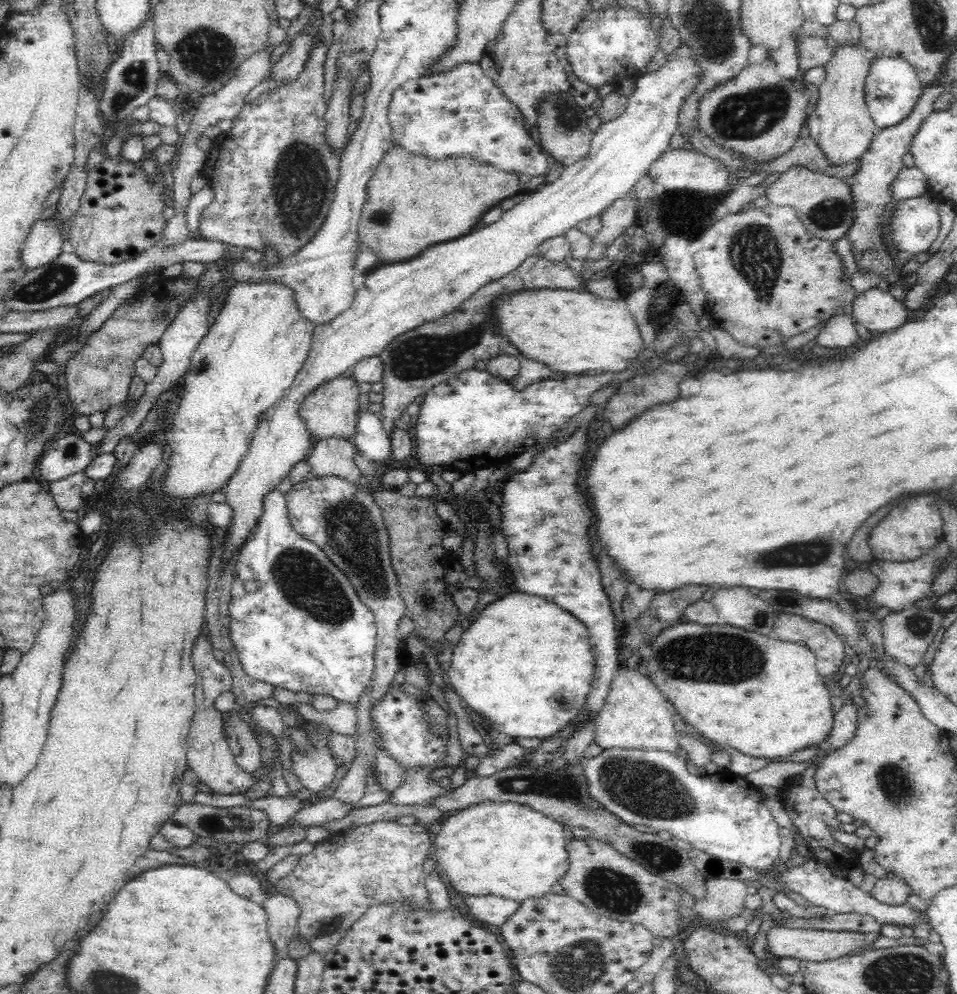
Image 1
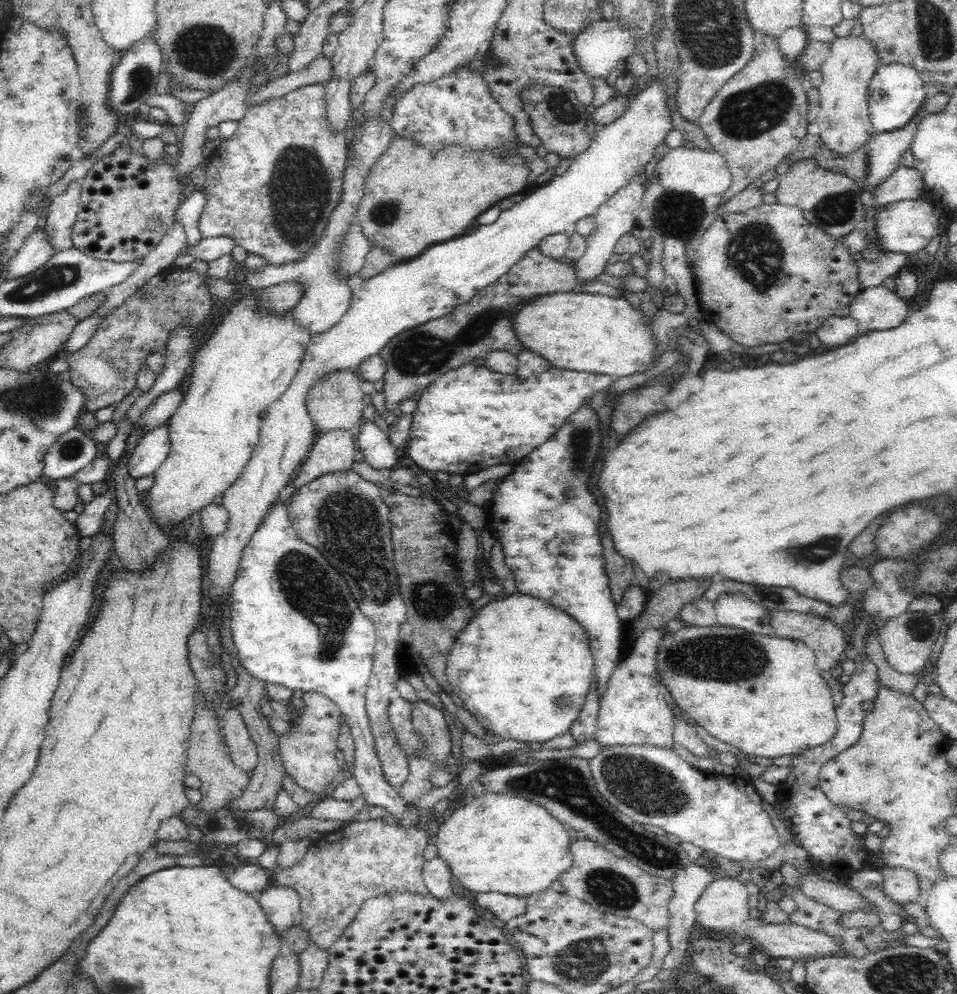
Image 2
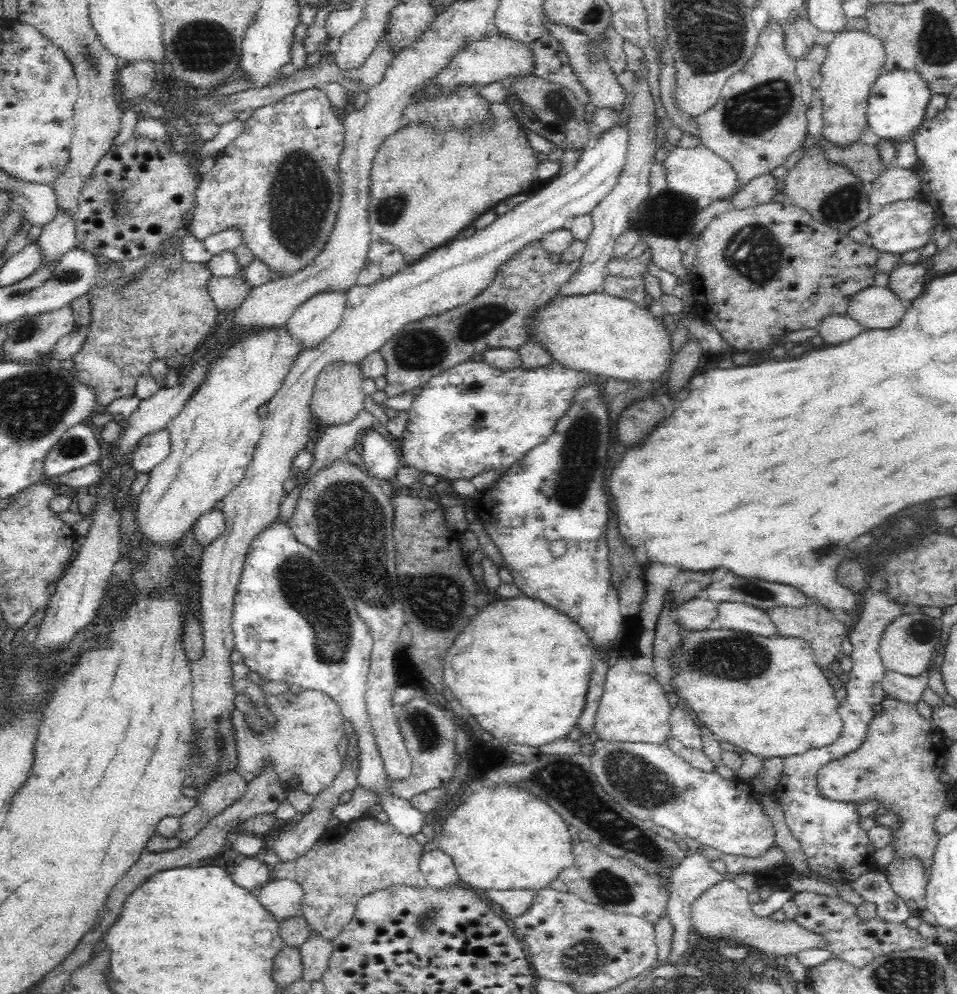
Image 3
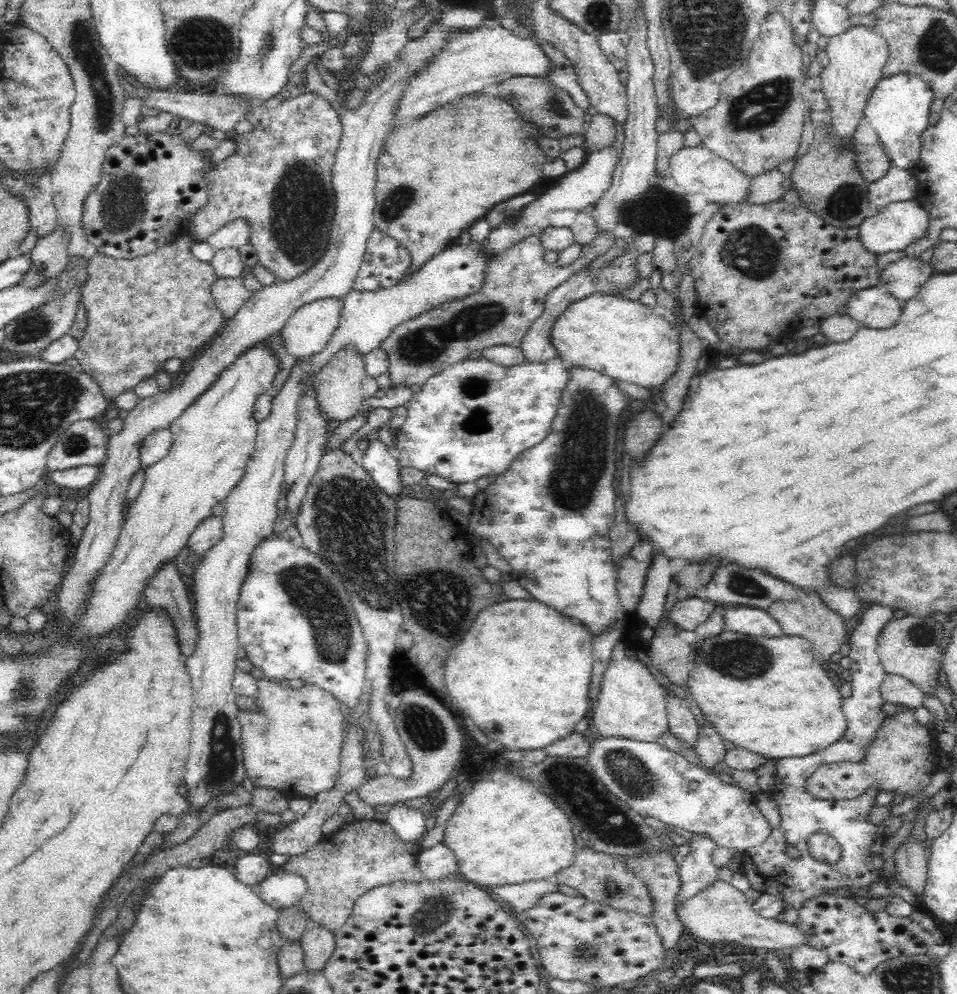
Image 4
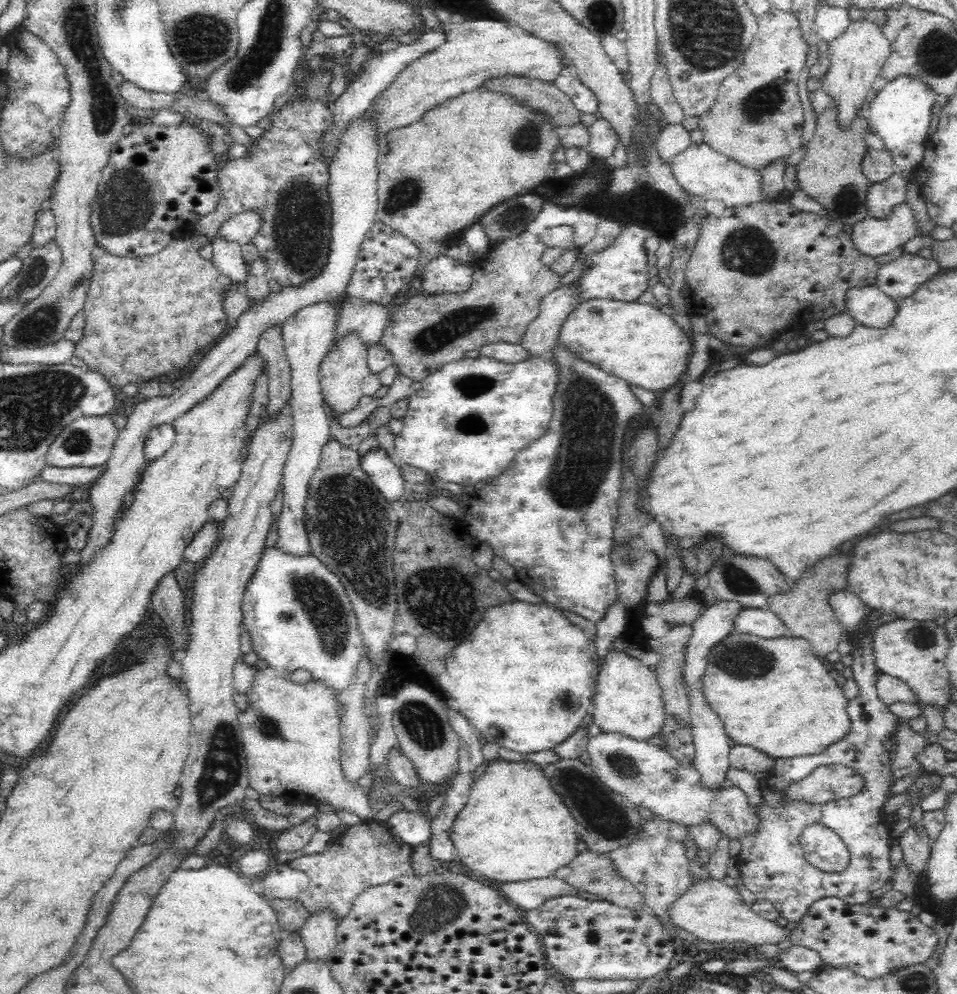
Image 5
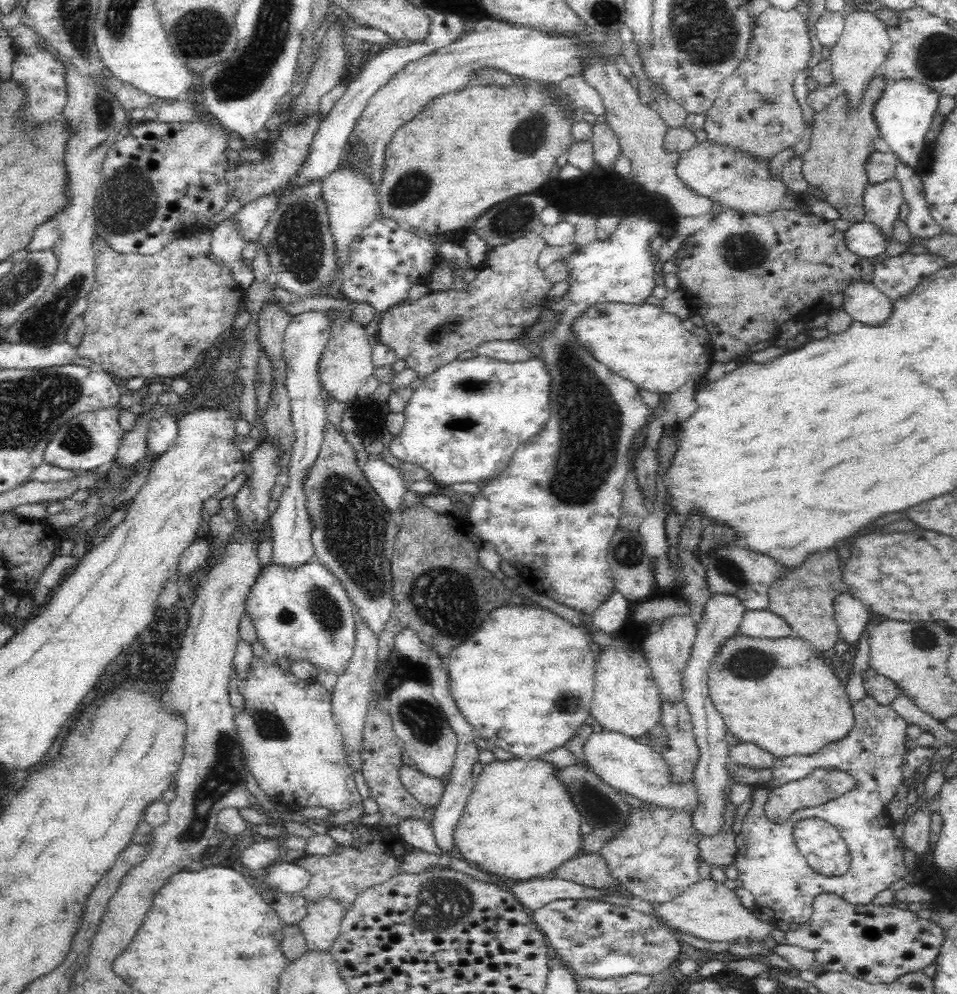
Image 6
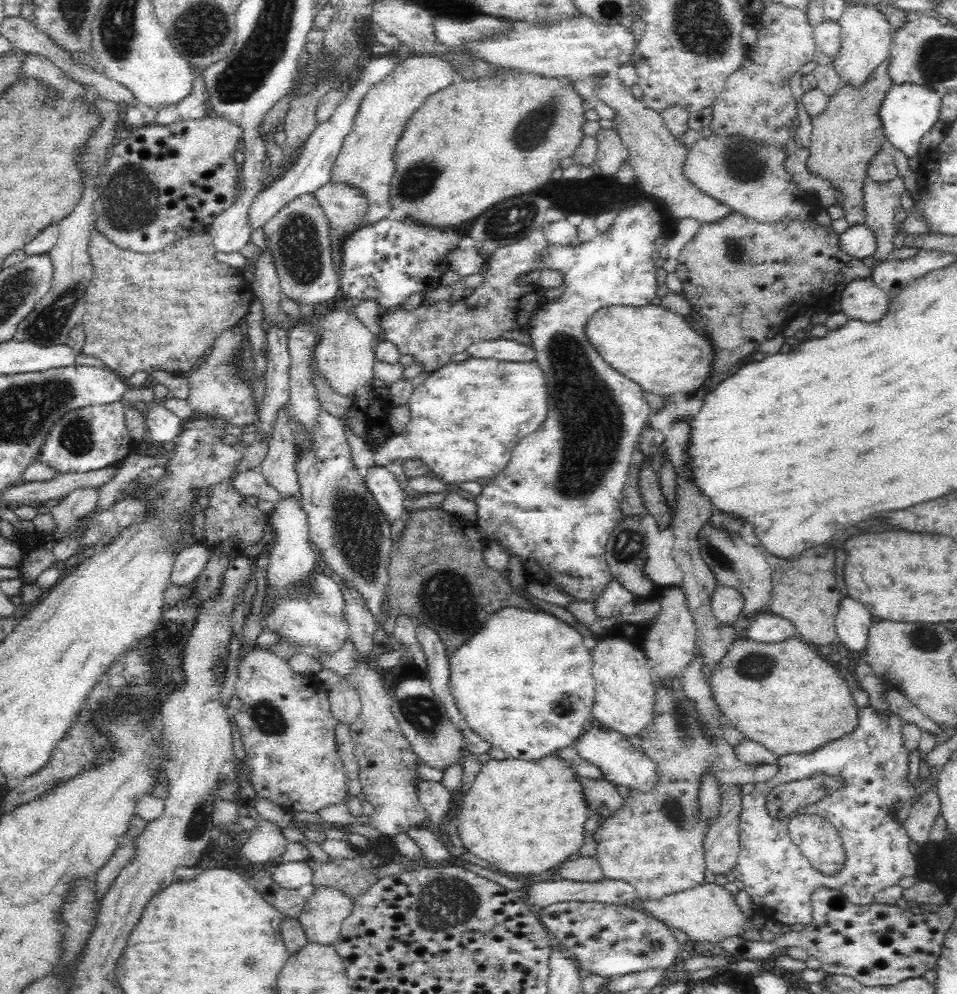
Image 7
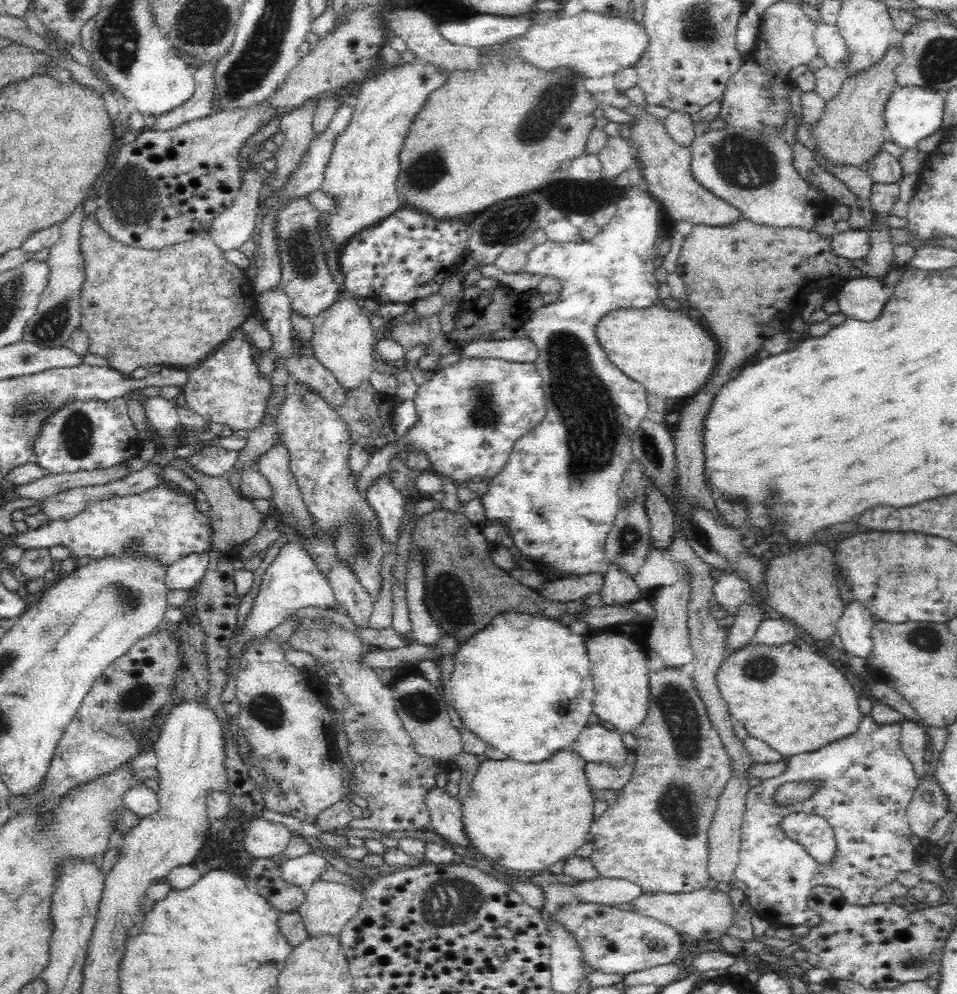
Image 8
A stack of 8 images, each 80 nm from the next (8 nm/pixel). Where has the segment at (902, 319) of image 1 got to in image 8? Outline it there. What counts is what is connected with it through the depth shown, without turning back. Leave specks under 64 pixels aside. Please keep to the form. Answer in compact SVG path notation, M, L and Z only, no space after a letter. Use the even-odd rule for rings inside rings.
M864 277L846 280L834 296L840 306L840 313L862 322L880 316L889 297L889 290L880 281Z

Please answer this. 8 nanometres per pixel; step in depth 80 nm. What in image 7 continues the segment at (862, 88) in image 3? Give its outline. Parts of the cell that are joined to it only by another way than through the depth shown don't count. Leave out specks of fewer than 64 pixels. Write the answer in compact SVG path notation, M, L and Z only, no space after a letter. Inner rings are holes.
M854 1L844 7L838 23L841 26L840 56L832 61L836 74L842 82L856 87L890 55L895 28L888 22L886 15L876 5L866 5Z

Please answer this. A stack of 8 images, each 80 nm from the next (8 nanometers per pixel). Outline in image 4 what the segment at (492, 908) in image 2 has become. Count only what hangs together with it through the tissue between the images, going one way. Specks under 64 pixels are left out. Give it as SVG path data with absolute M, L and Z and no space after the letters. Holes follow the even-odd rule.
M554 879L524 881L520 884L503 884L493 886L492 894L504 900L516 914L523 913L536 906L540 898L552 892L560 892L560 882Z

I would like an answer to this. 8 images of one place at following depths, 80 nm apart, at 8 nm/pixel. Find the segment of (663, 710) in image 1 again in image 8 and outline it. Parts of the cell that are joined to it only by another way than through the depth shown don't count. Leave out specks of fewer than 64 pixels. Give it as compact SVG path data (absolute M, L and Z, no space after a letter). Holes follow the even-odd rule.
M591 632L585 637L585 644L595 691L593 714L601 721L614 725L618 733L631 734L640 726L648 710L647 700L650 688L646 666L647 656L631 637L622 633Z

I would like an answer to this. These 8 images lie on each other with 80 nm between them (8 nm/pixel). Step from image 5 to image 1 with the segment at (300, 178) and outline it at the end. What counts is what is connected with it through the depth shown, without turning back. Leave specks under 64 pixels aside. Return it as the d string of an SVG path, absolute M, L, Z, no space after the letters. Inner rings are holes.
M320 38L320 44L312 50L310 58L306 60L306 66L304 70L298 74L297 78L293 82L289 82L282 88L268 89L255 101L251 101L244 105L244 108L239 112L238 116L234 118L232 128L227 132L224 132L213 140L212 148L207 154L207 162L204 165L203 177L206 179L207 184L212 188L214 192L214 200L212 204L206 208L201 217L199 218L199 230L202 236L208 241L224 242L225 244L240 247L241 249L250 249L250 251L266 252L271 251L275 254L277 260L283 261L290 256L294 256L296 252L302 251L315 237L319 234L319 231L324 224L324 220L328 217L331 205L333 204L336 192L336 186L339 182L340 174L340 151L336 149L331 150L328 147L326 140L326 125L325 125L325 110L326 99L324 99L324 63L327 54L327 47Z

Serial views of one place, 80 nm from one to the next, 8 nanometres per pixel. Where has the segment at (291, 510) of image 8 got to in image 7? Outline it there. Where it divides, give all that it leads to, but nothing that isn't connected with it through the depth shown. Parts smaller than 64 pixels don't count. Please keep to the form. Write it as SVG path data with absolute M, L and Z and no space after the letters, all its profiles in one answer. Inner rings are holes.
M288 404L278 412L276 428L270 438L268 452L260 463L258 470L264 475L268 484L278 493L278 502L292 499L302 505L303 494L300 492L299 482L295 471L296 447L293 444L293 431L287 416Z

